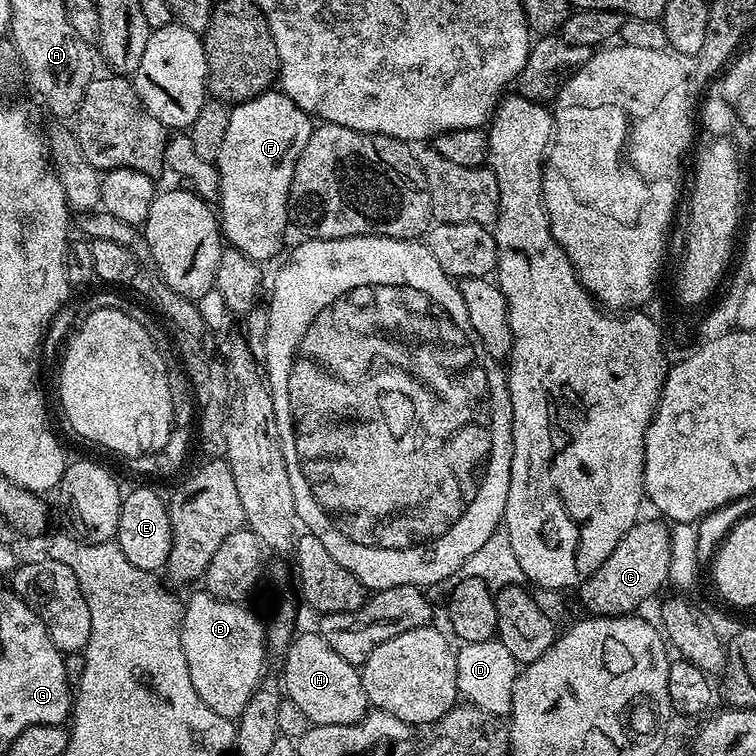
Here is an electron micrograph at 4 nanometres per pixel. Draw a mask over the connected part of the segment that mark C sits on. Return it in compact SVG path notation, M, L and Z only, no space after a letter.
M641 518L635 526L614 546L610 558L594 570L590 579L579 585L580 604L585 613L594 616L627 616L640 610L640 607L659 590L668 584L670 570L670 528L663 519Z

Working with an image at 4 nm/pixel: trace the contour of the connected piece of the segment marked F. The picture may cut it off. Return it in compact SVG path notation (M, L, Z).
M280 90L264 92L261 96L235 105L230 111L230 126L226 126L226 139L222 141L222 150L214 161L216 169L220 171L218 219L223 239L253 262L265 262L264 260L271 256L278 255L284 244L284 231L290 228L290 182L294 178L294 166L302 154L302 146L306 146L313 127L309 113L303 112Z

